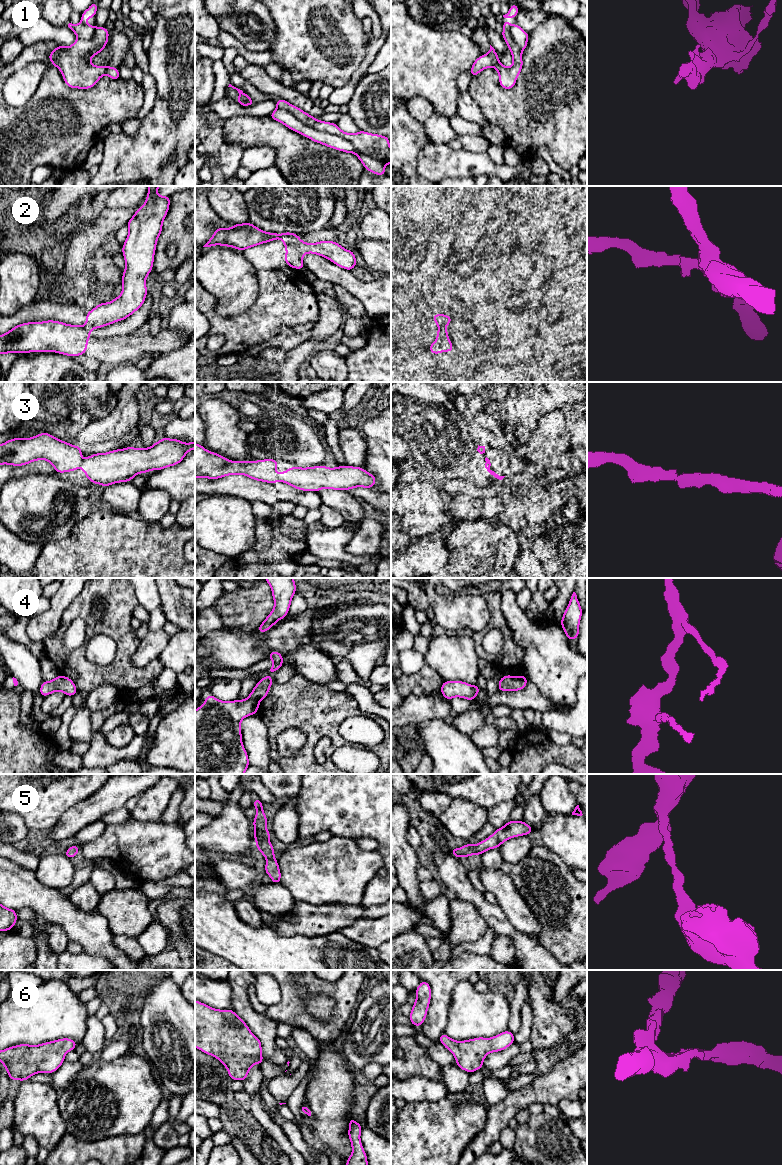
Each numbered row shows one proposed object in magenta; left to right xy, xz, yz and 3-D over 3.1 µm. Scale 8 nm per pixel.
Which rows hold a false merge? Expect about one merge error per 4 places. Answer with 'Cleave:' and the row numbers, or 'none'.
Cleave: 1, 2

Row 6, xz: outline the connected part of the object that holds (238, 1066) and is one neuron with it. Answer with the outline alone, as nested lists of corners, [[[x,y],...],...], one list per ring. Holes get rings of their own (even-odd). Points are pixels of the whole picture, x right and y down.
[[[195,1000],[195,1047],[222,1062],[232,1080],[246,1080],[254,1064],[265,1061],[262,1058],[261,1041],[247,1024],[231,1009],[214,1009]]]

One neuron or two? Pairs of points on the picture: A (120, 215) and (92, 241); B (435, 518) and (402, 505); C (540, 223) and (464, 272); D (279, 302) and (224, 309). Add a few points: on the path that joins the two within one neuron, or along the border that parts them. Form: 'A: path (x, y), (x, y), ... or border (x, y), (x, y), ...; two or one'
A: path (113, 220), (99, 234); one
B: path (427, 516), (421, 516), (410, 505); one
C: border (474, 268), (464, 279), (461, 279), (453, 271); two
D: border (258, 284), (254, 303), (247, 310), (229, 317); two

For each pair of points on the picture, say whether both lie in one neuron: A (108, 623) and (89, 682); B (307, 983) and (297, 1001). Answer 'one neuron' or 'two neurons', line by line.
A: one neuron
B: one neuron

